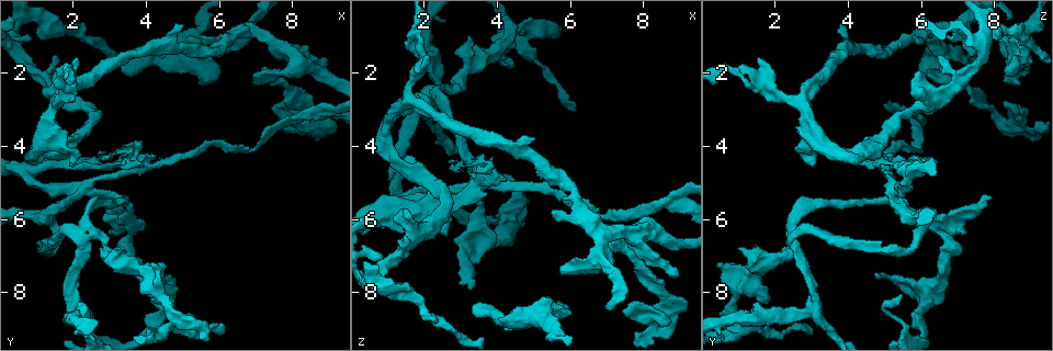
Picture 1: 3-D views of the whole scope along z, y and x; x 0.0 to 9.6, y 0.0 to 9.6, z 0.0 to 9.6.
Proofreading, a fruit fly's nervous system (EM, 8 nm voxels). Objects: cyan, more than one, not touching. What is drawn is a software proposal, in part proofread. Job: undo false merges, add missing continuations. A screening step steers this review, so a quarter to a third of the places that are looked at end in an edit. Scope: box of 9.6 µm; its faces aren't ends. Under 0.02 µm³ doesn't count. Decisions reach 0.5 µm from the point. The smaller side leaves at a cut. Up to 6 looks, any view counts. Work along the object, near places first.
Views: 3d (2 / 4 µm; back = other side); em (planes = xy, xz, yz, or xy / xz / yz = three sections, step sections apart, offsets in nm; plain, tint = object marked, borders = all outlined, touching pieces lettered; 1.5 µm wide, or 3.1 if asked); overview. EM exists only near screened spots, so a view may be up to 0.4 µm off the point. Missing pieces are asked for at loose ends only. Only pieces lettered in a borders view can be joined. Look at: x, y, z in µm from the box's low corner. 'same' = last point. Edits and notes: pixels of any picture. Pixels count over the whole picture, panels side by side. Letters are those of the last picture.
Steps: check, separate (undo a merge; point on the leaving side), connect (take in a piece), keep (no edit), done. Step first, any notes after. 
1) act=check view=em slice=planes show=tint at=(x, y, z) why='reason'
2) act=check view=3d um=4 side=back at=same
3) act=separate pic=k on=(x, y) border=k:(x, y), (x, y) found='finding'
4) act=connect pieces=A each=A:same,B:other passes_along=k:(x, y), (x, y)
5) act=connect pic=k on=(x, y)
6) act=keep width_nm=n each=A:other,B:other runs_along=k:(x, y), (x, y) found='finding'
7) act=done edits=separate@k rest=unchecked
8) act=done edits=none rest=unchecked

act=check view=3d um=2 side=back at=(2.60, 6.35, 2.35) why='sharp bend'

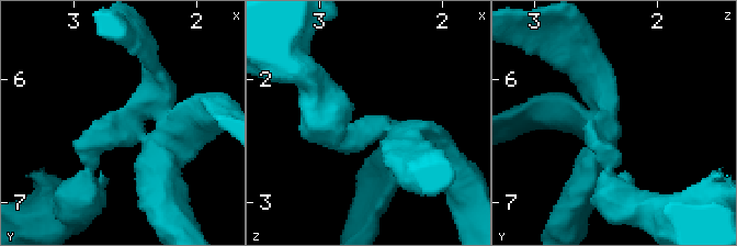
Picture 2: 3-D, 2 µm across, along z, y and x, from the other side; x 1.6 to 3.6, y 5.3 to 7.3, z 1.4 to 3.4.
act=check view=em slice=planes show=borders at=(2.56, 6.36, 2.38)

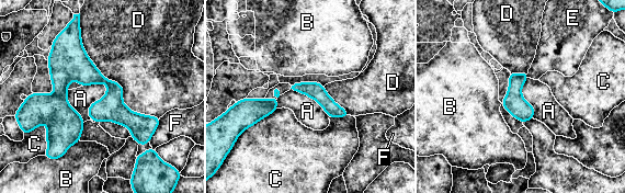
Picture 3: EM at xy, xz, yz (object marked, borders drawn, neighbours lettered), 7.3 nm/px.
act=separate pic=3 on=(65, 125) width_nm=120 each=A:other,B:other,C:other,D:other,E:other,F:other border=3:(61, 92), (65, 93) found='two neurons meet here'

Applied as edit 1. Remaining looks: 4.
act=check view=overview

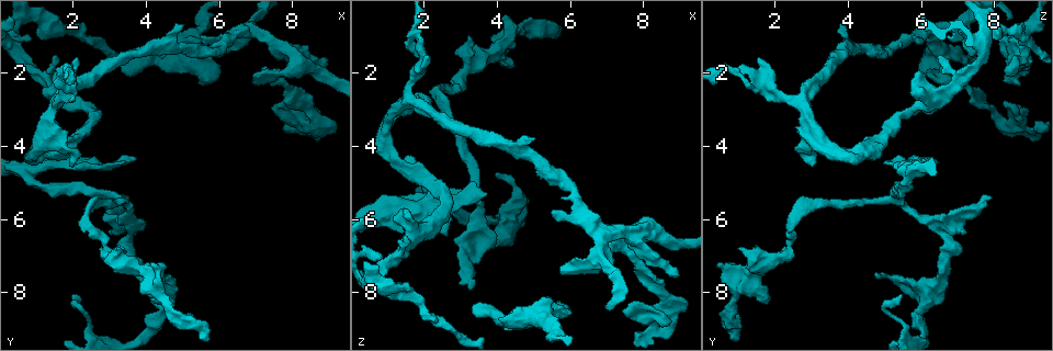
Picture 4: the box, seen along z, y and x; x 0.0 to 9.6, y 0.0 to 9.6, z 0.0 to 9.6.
act=check view=em slice=planes show=tint at=(8.35, 3.45, 8.60) why='arms run side by side'

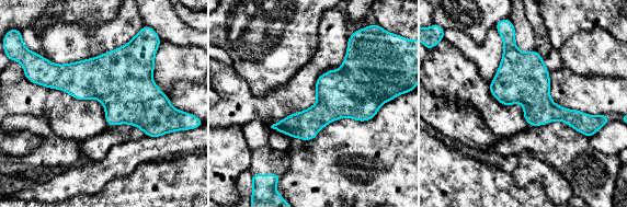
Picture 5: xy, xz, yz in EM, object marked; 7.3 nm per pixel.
act=check view=em slice=planes show=borders at=same

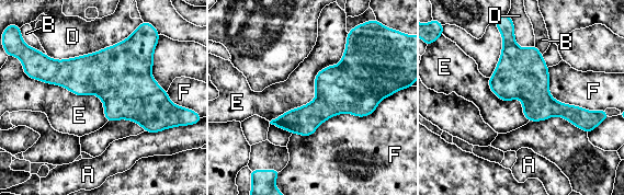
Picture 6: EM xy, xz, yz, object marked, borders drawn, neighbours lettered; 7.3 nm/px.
act=keep each=A:other,B:other,D:other,E:other,F:other found='all the same neuron'

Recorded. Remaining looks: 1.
act=done edits=separate@3 rest=unchecked

